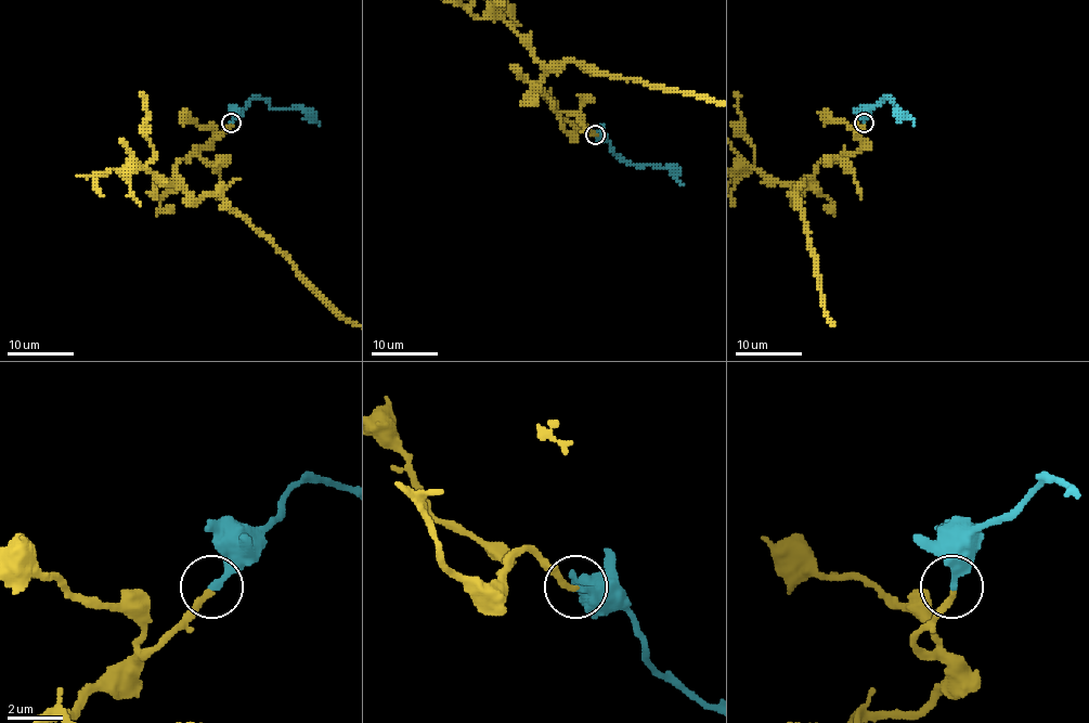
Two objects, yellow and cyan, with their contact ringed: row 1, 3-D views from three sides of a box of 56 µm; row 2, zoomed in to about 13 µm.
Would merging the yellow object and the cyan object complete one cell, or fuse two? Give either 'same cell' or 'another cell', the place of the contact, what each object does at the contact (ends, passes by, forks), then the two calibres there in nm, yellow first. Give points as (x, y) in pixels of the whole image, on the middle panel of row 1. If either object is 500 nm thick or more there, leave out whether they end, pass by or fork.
same cell; at (595, 134); yellow ends there; cyan ends there; 220 nm thick on the yellow side, 260 nm on the other

